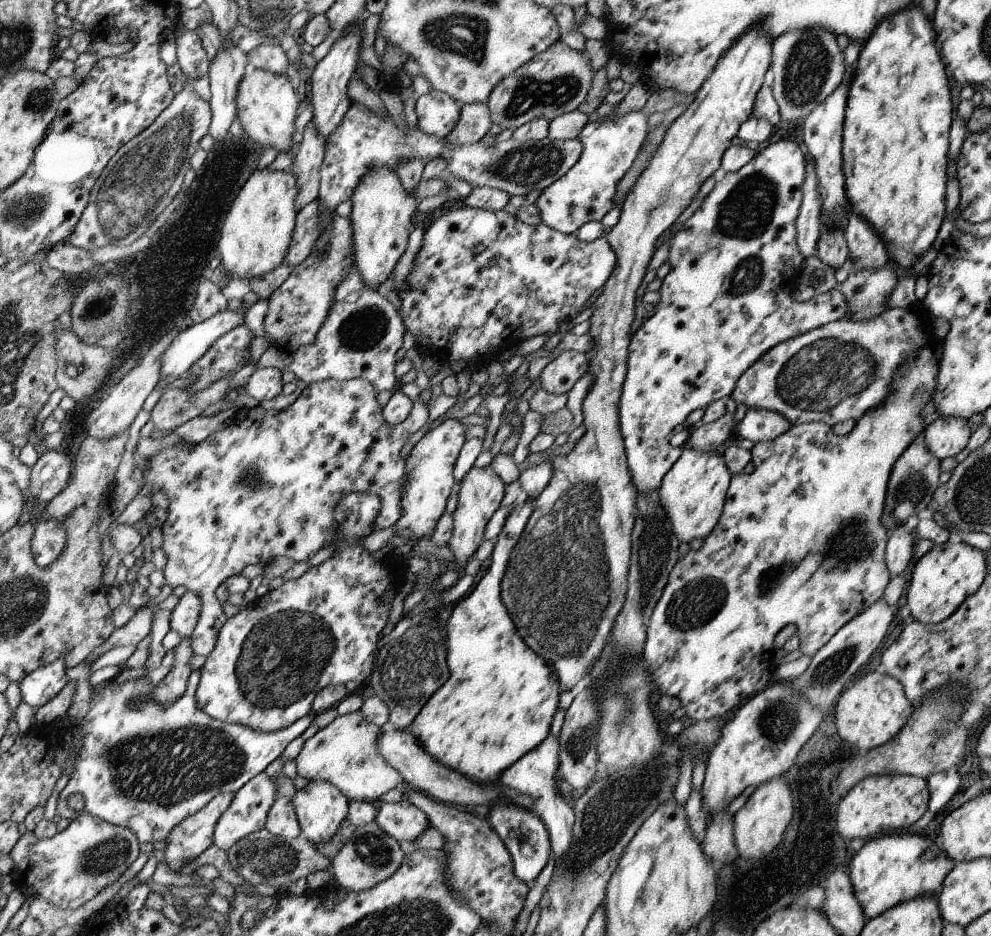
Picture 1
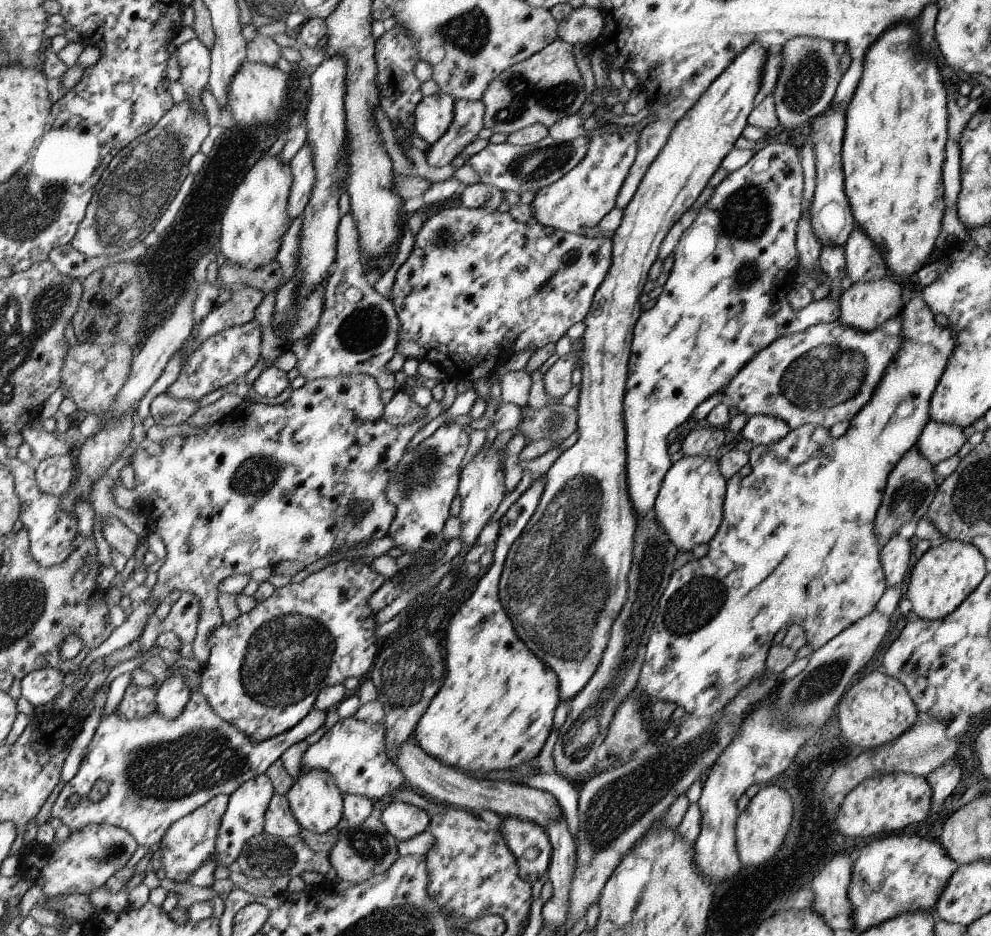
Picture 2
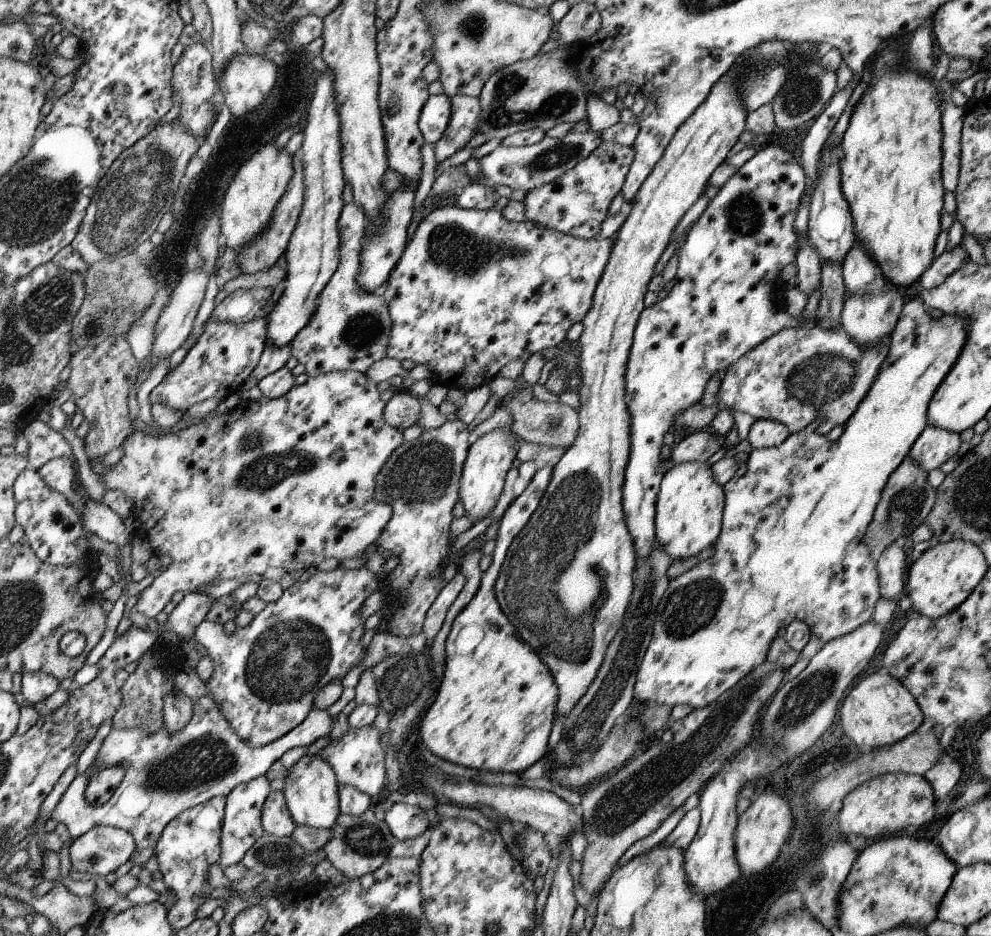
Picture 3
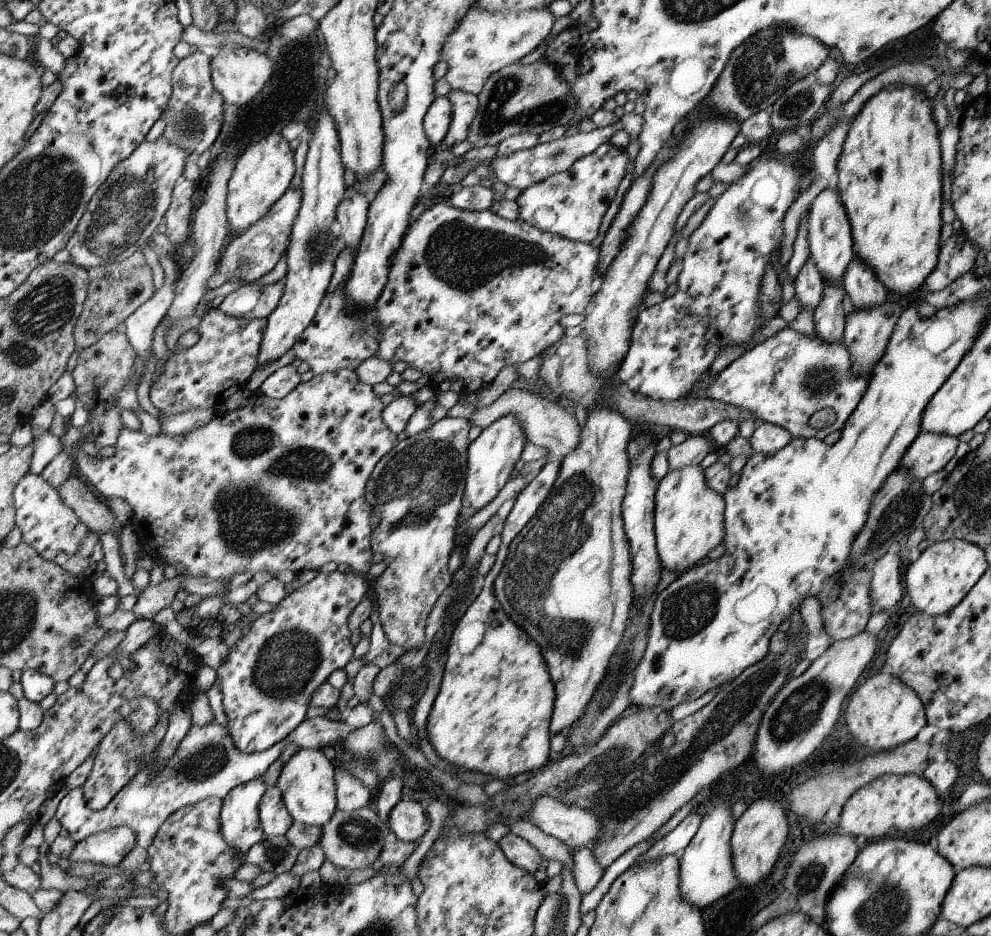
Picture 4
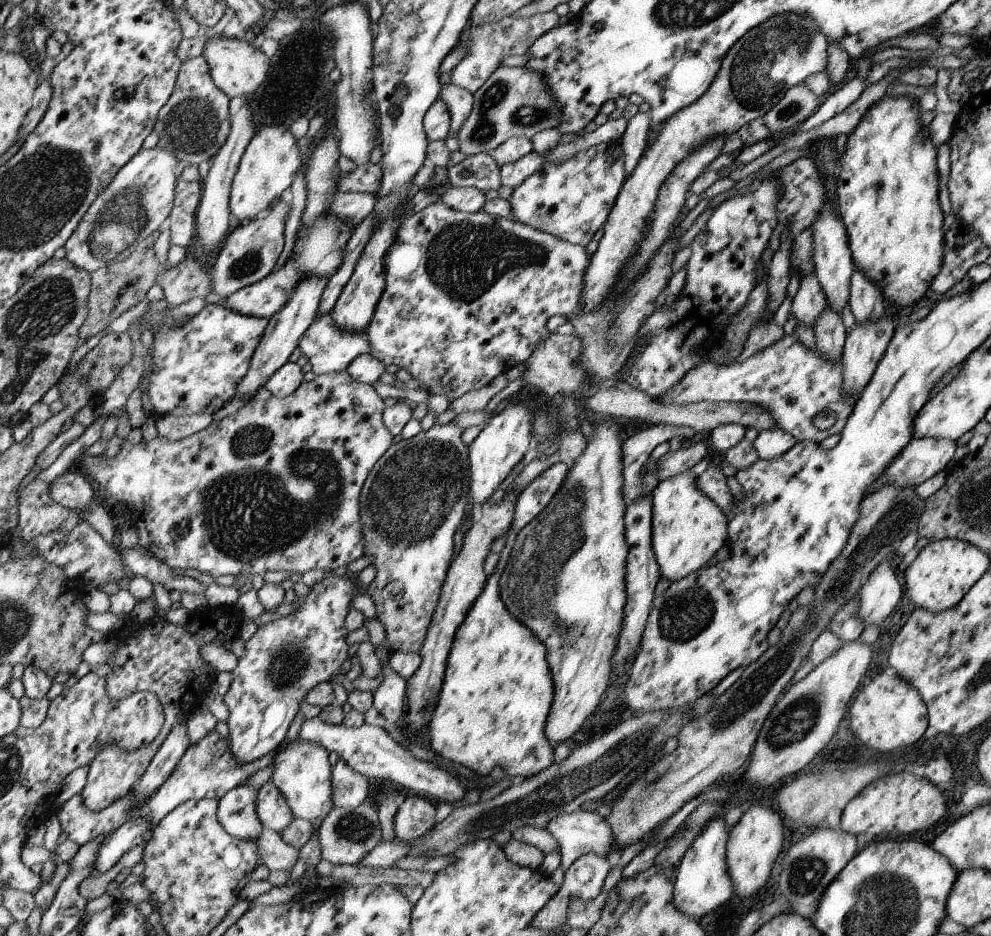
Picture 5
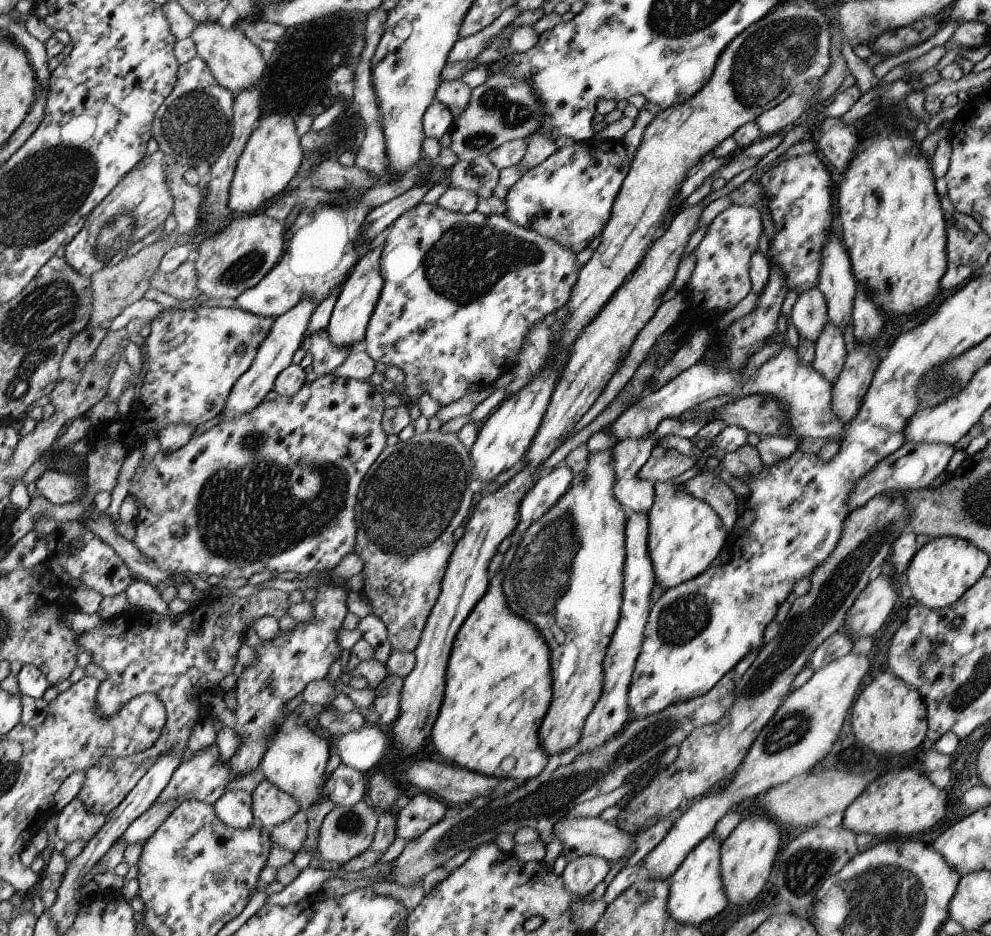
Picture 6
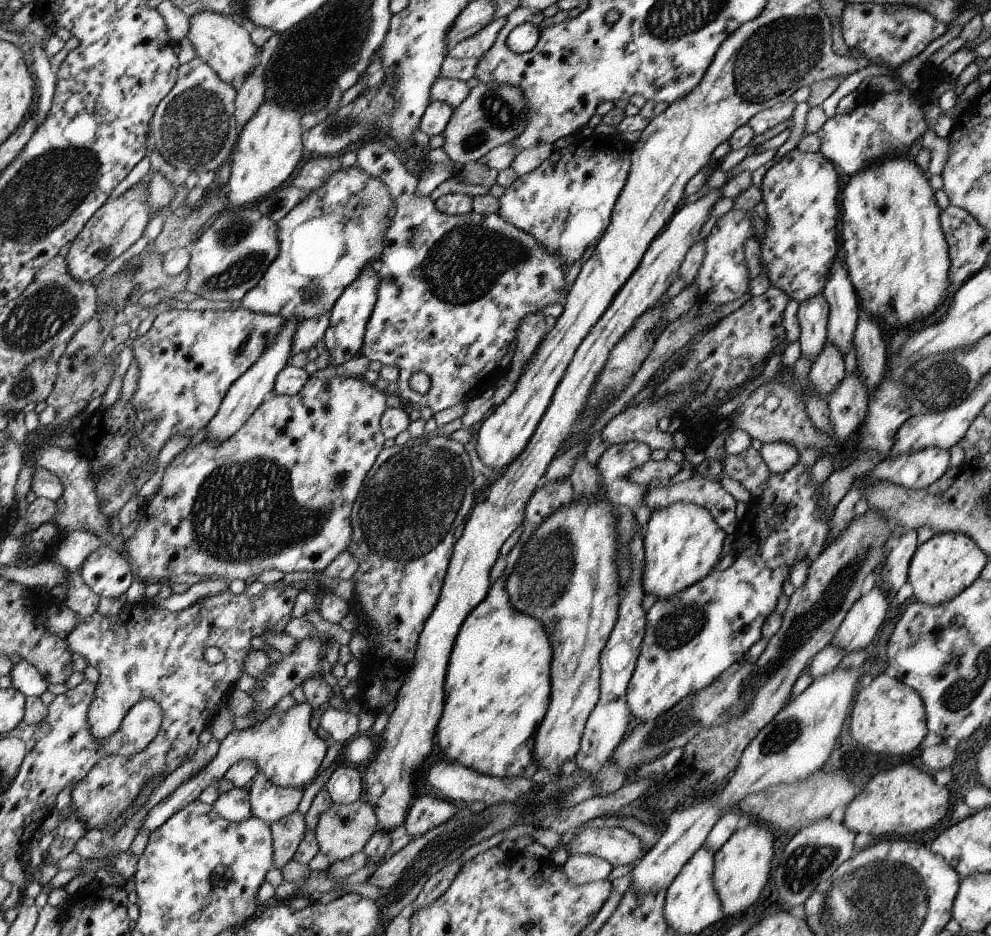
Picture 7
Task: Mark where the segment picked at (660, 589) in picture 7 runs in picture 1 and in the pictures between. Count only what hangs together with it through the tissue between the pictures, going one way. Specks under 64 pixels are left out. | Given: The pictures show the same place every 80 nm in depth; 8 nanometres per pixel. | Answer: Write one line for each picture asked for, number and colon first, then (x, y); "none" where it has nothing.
1: (693, 492)
2: (689, 507)
3: (689, 508)
4: (689, 516)
5: (688, 528)
6: (684, 534)

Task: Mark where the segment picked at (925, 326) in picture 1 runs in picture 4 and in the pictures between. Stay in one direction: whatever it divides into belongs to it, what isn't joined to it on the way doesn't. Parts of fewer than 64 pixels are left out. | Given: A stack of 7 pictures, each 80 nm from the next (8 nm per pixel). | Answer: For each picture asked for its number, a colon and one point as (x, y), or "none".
2: (824, 375)
3: (794, 376)
4: (784, 380)

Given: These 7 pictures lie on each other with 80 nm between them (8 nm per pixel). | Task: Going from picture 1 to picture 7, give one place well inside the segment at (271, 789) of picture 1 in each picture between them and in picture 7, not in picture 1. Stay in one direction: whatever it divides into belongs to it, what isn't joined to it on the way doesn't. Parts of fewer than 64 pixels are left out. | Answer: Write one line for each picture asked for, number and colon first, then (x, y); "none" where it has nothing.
2: (247, 807)
3: (242, 826)
4: (241, 826)
5: (238, 809)
6: (235, 809)
7: (234, 805)

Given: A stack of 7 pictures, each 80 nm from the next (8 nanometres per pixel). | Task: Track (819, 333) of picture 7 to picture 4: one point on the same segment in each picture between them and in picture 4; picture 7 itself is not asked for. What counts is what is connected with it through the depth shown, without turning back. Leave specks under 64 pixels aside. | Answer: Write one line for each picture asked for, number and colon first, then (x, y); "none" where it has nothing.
4: (809, 284)
5: (810, 300)
6: (809, 314)

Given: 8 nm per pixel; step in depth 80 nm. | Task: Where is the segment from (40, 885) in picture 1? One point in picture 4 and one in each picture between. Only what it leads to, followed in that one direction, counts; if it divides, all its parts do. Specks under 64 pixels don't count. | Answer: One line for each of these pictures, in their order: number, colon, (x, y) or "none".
2: (88, 858)
3: (100, 851)
4: (108, 848)

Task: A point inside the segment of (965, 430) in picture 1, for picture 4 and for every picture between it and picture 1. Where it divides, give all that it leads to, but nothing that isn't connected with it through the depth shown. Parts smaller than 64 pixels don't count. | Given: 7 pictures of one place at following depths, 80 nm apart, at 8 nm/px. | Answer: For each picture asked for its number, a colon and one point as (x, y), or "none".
2: (937, 442)
3: (934, 446)
4: (930, 452)

